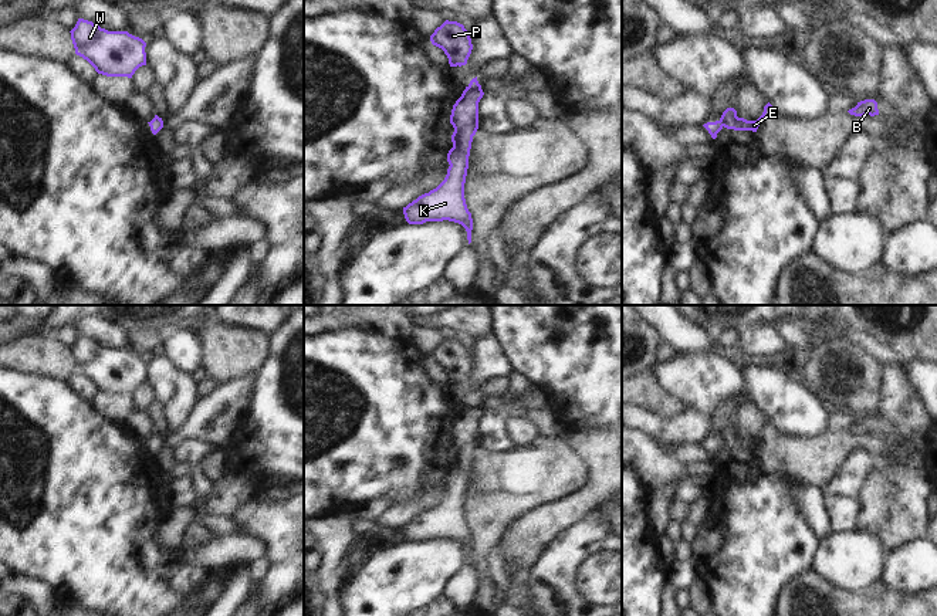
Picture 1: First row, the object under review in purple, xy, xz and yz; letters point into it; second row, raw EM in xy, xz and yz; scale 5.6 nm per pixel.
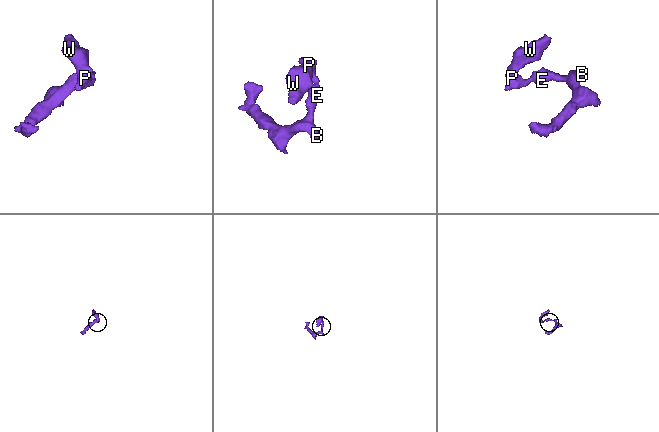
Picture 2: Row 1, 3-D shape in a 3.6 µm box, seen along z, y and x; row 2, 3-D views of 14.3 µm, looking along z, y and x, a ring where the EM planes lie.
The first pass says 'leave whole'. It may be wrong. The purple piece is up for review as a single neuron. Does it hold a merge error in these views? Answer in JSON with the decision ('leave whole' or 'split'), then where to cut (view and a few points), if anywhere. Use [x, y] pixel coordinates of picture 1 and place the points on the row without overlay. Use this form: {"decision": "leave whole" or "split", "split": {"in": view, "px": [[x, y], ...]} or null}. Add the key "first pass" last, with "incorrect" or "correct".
{"decision": "split", "split": {"in": "yz", "px": [[720, 437], [723, 443]]}, "first pass": "incorrect"}

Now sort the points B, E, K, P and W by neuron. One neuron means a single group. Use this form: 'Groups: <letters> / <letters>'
Groups: B E K / P W.

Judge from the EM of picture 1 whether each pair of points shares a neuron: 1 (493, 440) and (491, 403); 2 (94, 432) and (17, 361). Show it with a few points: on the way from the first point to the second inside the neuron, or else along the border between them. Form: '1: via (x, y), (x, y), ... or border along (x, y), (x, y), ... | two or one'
1: border along (484, 409), (501, 412) | two
2: border along (14, 371), (61, 379), (64, 382) | two

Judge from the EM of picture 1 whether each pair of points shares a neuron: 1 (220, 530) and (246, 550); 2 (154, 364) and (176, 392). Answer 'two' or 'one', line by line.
1: two
2: one

